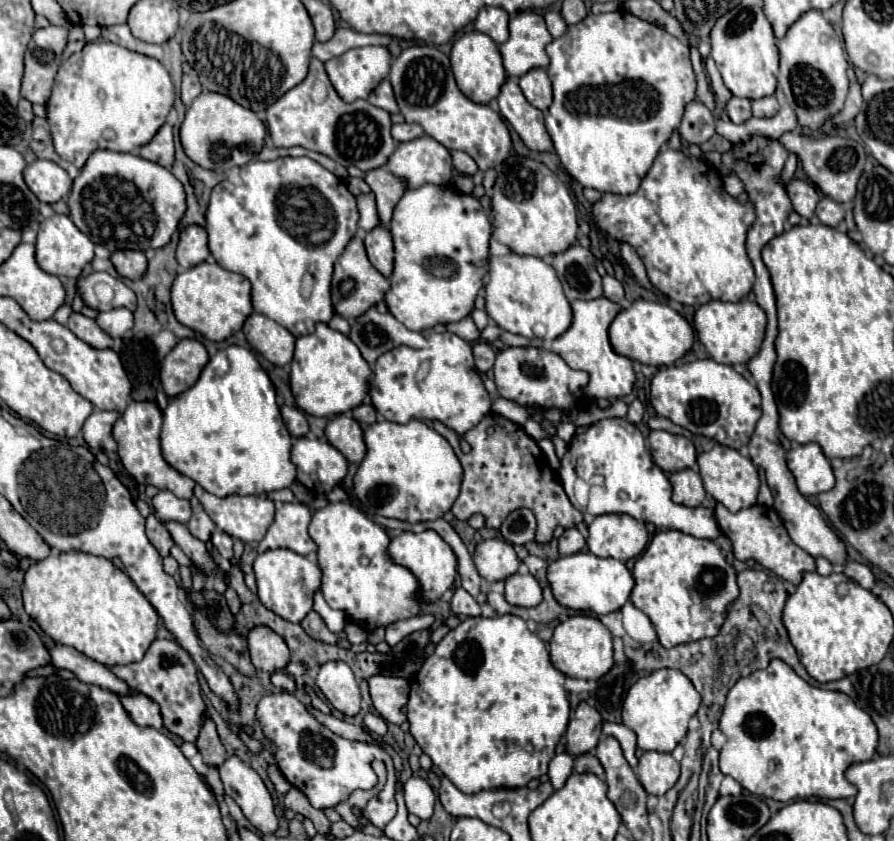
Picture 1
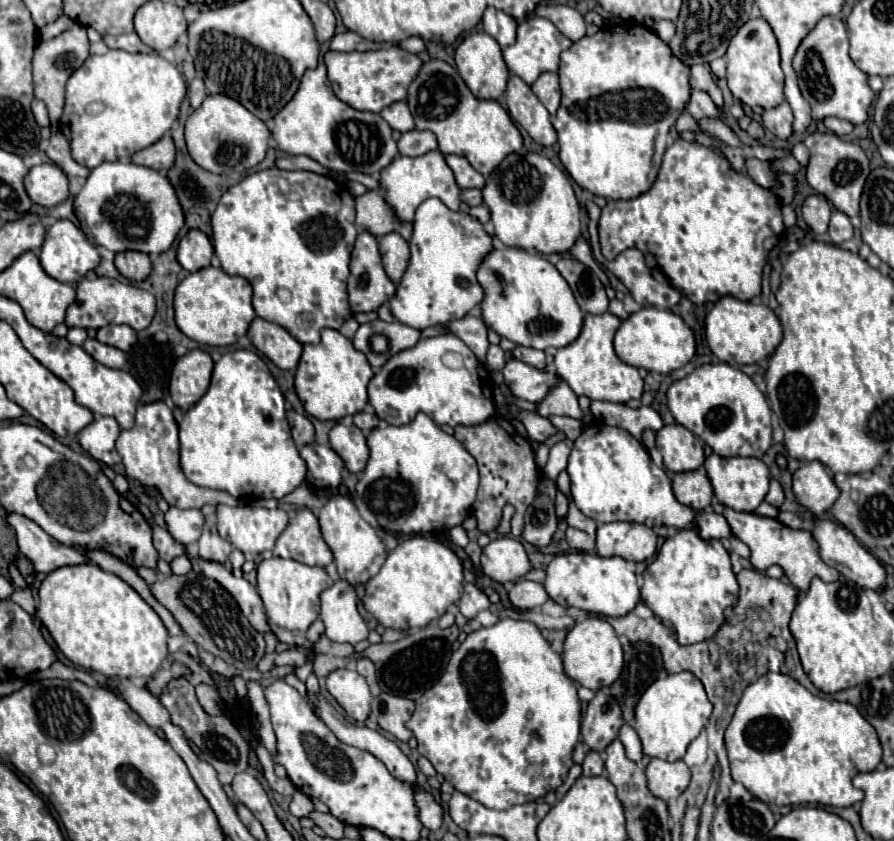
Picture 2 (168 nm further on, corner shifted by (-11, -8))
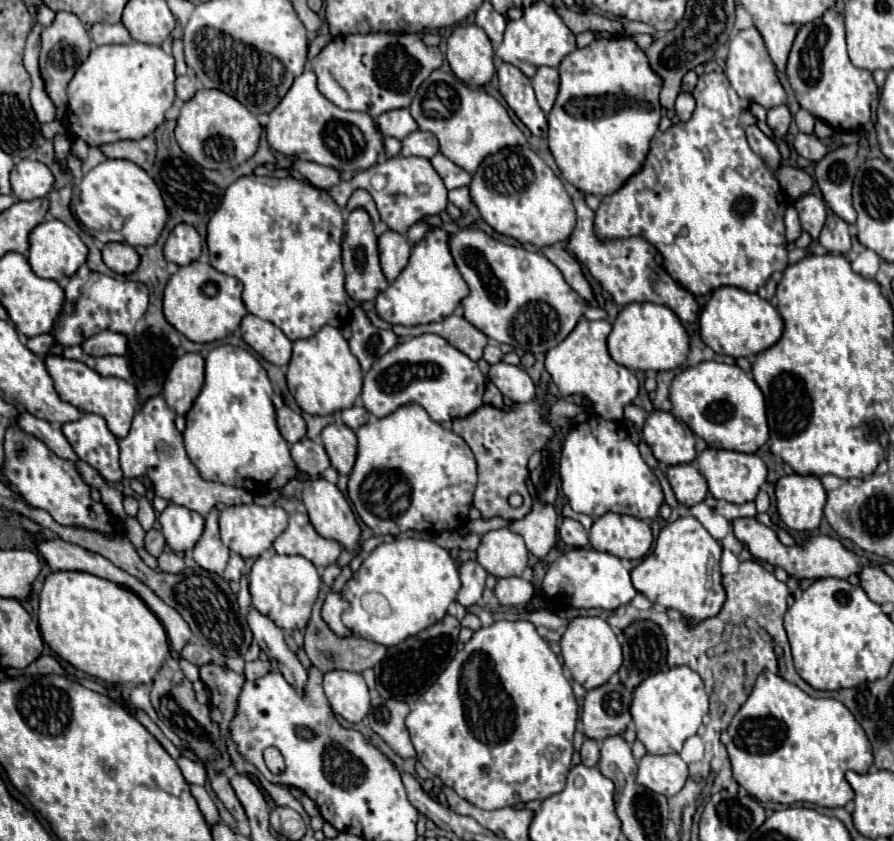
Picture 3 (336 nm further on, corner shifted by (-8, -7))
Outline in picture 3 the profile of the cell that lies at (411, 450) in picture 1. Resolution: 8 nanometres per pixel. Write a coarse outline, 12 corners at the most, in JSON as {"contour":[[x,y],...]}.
{"contour":[[418,403],[356,431],[348,497],[374,535],[462,529],[466,441]]}

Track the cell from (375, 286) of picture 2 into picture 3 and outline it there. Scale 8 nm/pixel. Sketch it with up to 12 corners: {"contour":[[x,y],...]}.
{"contour":[[362,207],[346,217],[346,291],[372,301],[388,287],[372,221]]}

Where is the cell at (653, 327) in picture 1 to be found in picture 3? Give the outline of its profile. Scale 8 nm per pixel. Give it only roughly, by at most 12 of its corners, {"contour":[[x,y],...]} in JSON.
{"contour":[[656,303],[626,305],[610,357],[632,371],[678,369],[680,319]]}

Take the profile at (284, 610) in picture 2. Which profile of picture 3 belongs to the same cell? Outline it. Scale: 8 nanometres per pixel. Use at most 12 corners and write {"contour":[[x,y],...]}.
{"contour":[[300,555],[258,557],[252,605],[304,631],[322,585]]}

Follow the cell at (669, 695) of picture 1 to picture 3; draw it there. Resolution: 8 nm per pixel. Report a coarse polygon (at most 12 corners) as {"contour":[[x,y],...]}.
{"contour":[[682,665],[644,679],[630,713],[648,753],[680,753],[708,713]]}

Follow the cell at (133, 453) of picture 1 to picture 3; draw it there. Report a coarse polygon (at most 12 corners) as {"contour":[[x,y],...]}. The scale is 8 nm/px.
{"contour":[[156,395],[118,441],[130,479],[200,515],[252,503],[240,487],[202,479],[176,413]]}

